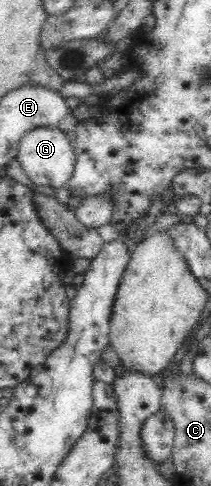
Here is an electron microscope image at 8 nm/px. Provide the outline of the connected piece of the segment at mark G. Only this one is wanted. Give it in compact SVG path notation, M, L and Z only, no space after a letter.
M39 127L22 135L16 160L34 185L53 189L67 187L69 178L73 175L76 153L65 134L58 127Z

